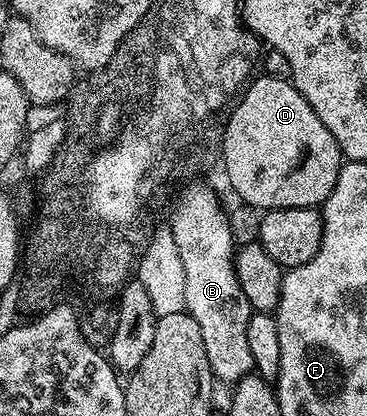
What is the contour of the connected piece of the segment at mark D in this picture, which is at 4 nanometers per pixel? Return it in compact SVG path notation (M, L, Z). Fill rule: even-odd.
M262 75L258 81L253 81L251 87L245 90L245 93L240 97L238 106L235 107L235 111L232 112L231 119L225 128L221 161L223 162L223 169L225 165L226 175L229 176L230 187L233 188L247 204L254 205L255 208L261 209L260 211L294 209L295 207L312 209L324 205L325 200L328 199L331 191L335 187L335 179L339 179L339 171L343 164L341 149L335 143L331 131L327 131L327 127L323 127L323 119L319 119L319 115L315 115L315 111L311 111L311 103L307 103L307 99L303 99L303 95L299 95L299 91L293 86L292 80L268 75Z

